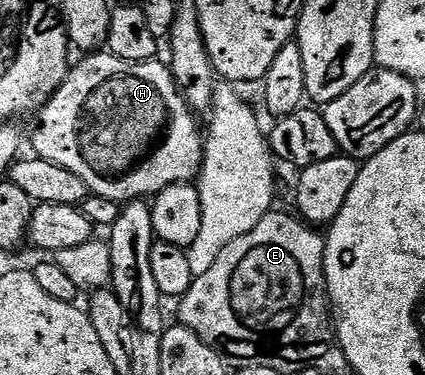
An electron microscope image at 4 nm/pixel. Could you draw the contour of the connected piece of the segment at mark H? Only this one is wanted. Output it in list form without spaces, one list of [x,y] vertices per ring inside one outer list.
[[[89,52],[84,55],[81,63],[74,65],[69,71],[58,90],[53,93],[52,98],[41,107],[37,122],[37,131],[33,134],[32,153],[38,158],[47,160],[51,164],[59,164],[67,168],[67,172],[75,172],[83,184],[87,184],[90,194],[107,196],[111,200],[126,204],[133,199],[148,199],[150,196],[156,196],[169,186],[177,186],[180,182],[192,183],[200,175],[201,164],[205,160],[205,147],[203,145],[203,130],[197,127],[194,111],[190,110],[185,102],[185,97],[177,87],[177,82],[173,78],[173,71],[168,65],[165,66],[161,60],[151,62],[128,62],[119,60],[119,56],[108,52]]]

